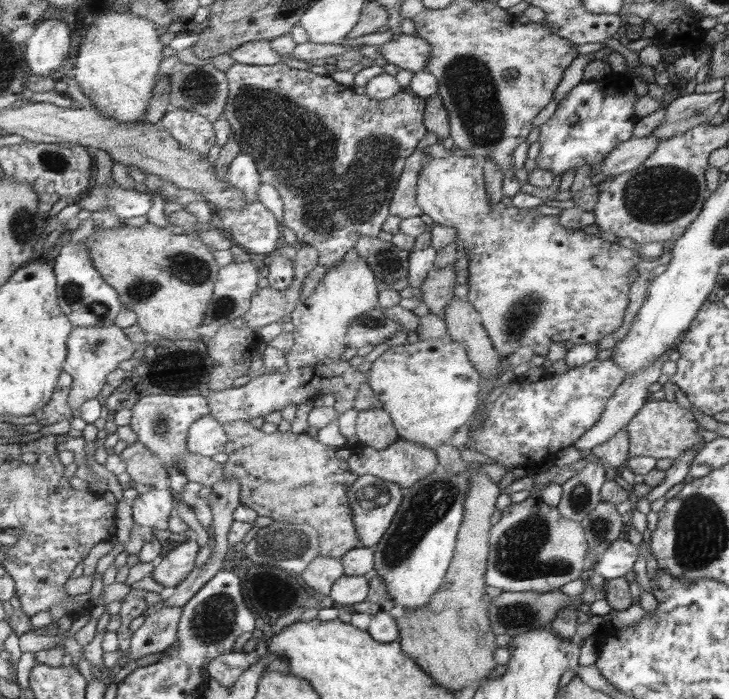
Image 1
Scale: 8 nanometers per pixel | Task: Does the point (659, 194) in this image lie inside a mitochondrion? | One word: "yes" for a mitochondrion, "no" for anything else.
yes

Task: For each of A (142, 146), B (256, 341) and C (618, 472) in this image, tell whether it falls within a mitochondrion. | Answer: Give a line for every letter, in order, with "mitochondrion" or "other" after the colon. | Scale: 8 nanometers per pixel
A: other
B: other
C: other

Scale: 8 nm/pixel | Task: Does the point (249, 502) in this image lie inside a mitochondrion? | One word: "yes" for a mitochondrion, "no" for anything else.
no

